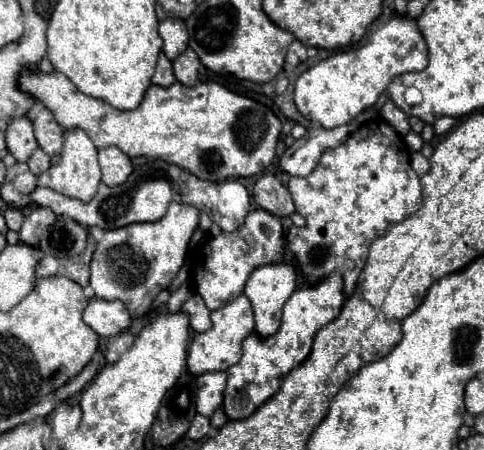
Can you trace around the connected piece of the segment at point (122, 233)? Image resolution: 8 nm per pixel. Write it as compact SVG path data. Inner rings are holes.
M171 200L163 218L155 222L135 222L123 228L105 230L97 242L91 262L91 288L97 298L121 300L131 318L139 318L151 300L167 288L185 260L187 244L199 228L201 210L195 204L181 204Z

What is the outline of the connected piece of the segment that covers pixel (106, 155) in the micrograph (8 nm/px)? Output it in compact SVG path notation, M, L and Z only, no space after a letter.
M107 146L99 150L99 164L103 170L103 182L107 186L123 184L133 174L131 160L115 146Z

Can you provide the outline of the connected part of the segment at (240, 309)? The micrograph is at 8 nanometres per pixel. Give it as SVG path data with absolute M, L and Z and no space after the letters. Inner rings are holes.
M237 296L211 312L211 328L197 332L187 346L187 370L191 374L223 372L241 360L241 344L253 332L253 312L245 296Z

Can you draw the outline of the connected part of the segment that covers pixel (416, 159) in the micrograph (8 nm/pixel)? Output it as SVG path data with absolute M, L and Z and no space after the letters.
M415 152L415 154L413 154L411 164L413 164L413 168L417 170L417 174L419 174L419 176L423 176L425 172L429 172L429 168L431 168L429 160L427 160L427 158L425 158L421 152Z

